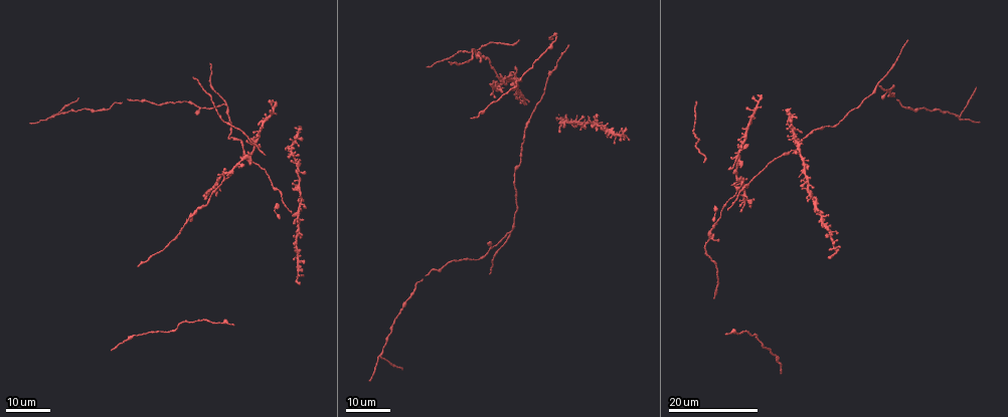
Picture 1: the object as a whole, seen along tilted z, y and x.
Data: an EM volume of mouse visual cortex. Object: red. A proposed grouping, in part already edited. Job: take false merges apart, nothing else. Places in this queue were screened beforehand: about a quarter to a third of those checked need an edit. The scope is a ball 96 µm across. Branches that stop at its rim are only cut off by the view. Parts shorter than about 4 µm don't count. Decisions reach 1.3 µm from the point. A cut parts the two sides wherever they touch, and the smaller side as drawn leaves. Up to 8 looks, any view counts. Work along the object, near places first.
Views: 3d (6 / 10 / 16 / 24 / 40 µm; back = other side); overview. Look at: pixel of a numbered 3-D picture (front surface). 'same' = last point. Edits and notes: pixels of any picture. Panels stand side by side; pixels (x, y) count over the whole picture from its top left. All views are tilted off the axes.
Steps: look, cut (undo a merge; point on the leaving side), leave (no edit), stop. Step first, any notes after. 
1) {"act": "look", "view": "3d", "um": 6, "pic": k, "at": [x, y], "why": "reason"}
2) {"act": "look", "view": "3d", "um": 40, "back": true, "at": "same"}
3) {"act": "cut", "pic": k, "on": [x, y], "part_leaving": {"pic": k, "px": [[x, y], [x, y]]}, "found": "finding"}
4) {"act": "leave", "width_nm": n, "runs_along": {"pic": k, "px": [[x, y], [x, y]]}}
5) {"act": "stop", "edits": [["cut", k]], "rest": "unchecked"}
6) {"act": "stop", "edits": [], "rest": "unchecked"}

{"act": "look", "view": "3d", "um": 16, "pic": 1, "at": [299, 270], "why": "four-way junction"}

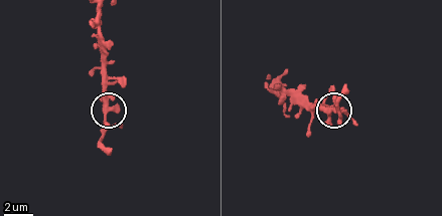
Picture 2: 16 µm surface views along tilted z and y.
{"act": "look", "view": "3d", "um": 6, "pic": 2, "at": [333, 108]}

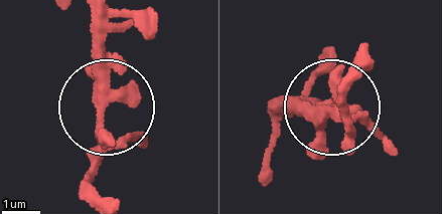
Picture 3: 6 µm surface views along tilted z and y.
{"act": "leave", "arms": 4, "found": "all the same cell"}

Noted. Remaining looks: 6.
{"act": "look", "view": "3d", "um": 16, "pic": 1, "at": [526, 122]}

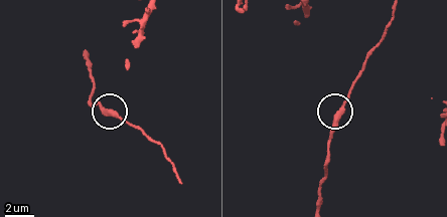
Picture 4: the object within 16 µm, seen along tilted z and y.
{"act": "look", "view": "3d", "um": 10, "pic": 4, "at": [340, 116], "why": "zoom in"}

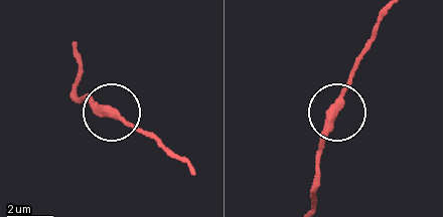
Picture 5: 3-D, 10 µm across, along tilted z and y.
{"act": "leave", "found": "one cell here"}

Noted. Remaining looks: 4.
{"act": "look", "view": "3d", "um": 16, "pic": 1, "at": [227, 103], "why": "side arm on a straight run"}

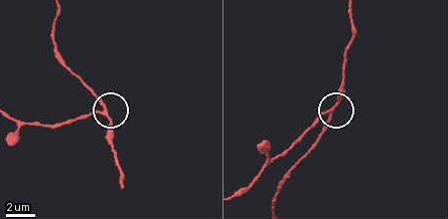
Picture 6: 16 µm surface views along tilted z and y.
{"act": "look", "view": "3d", "um": 6, "pic": 6, "at": [102, 113]}

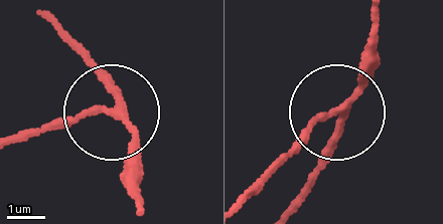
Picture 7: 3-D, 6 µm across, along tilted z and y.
{"act": "leave", "runs_along": {"pic": 7, "px": [[373, 22], [368, 59], [314, 184]]}, "found": "one cell here"}

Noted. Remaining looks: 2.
{"act": "look", "view": "3d", "um": 24, "pic": 1, "at": [299, 216], "why": "thin arm on a thick one"}

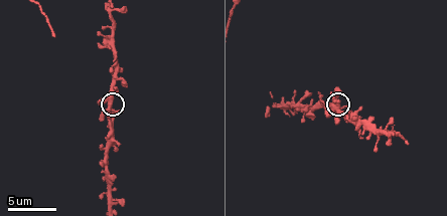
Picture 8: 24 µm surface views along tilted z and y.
{"act": "look", "view": "3d", "um": 6, "pic": 8, "at": [338, 108]}

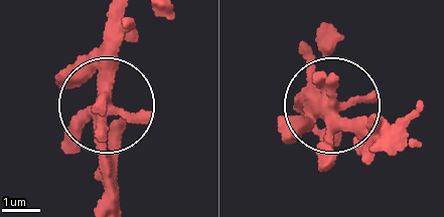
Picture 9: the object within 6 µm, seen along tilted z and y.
{"act": "leave", "width_nm": 360, "found": "continuous, no second cell"}

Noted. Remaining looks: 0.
{"act": "stop", "edits": [], "rest": "unchecked"}

